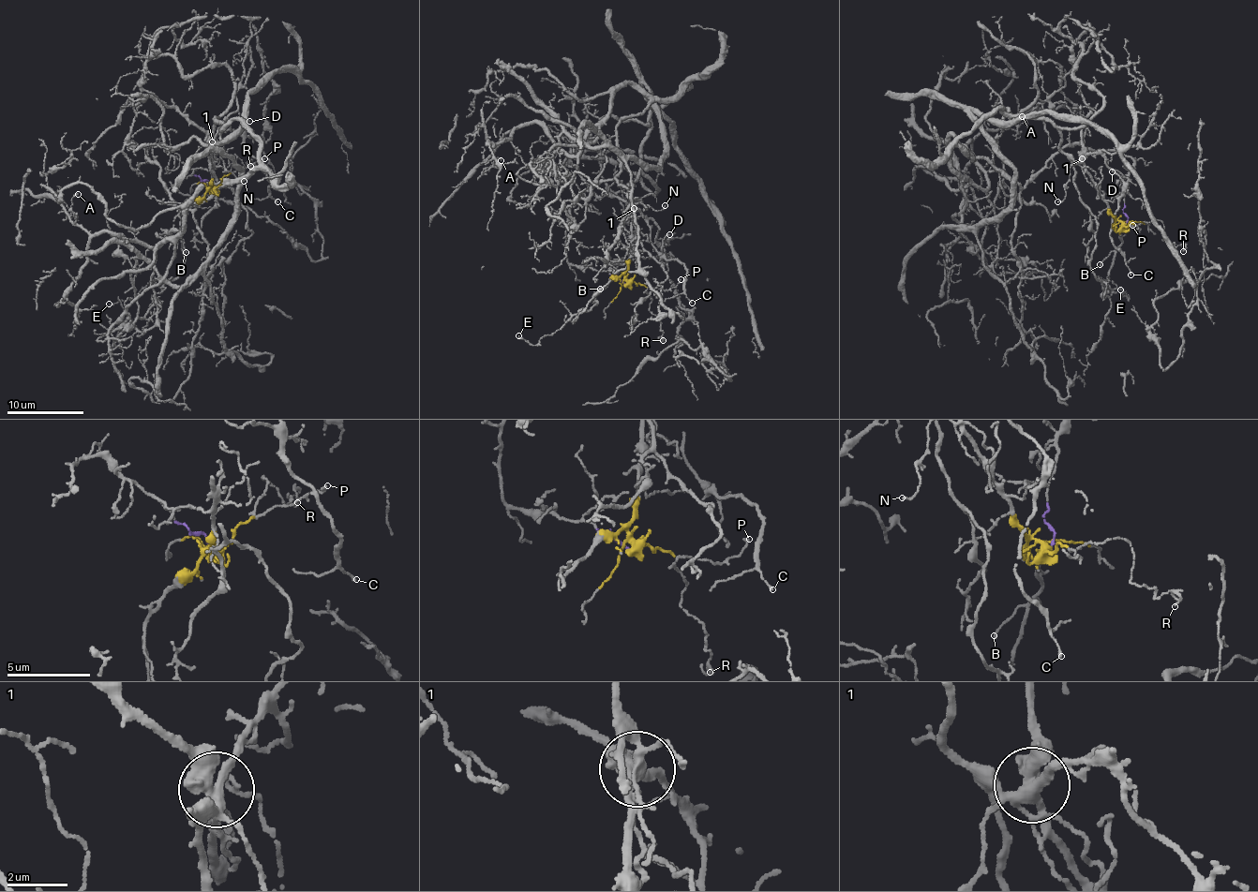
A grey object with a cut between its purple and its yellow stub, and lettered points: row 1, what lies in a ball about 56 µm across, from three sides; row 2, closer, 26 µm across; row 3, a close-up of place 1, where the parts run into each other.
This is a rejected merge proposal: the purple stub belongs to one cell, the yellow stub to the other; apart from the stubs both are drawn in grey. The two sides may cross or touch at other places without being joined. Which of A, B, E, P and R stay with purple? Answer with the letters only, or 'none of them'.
A

